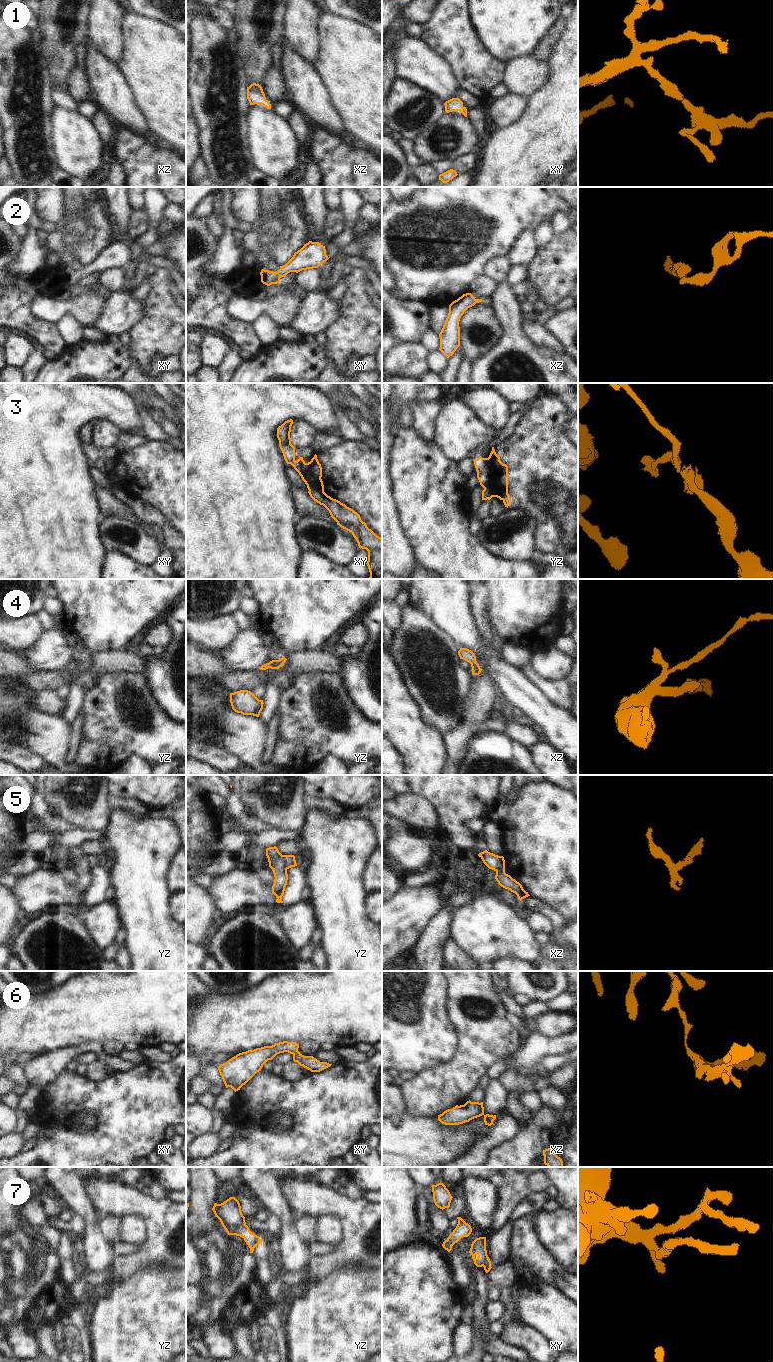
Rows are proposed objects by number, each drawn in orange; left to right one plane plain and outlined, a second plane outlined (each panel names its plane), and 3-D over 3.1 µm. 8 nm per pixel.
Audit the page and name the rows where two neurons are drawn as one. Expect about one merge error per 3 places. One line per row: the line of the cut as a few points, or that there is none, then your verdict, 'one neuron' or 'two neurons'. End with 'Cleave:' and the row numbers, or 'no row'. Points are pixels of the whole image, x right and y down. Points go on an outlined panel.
1: no cut | one neuron
2: no cut | one neuron
3: xy (309, 489), (323, 491) | two neurons
4: no cut | one neuron
5: yz (283, 855), (287, 868) | two neurons
6: no cut | one neuron
7: no cut | one neuron
Cleave: 3, 5

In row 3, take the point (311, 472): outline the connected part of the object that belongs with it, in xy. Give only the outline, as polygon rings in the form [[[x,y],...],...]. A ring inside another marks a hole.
[[[293,420],[285,421],[277,428],[277,438],[279,440],[279,447],[283,453],[287,464],[291,464],[299,473],[302,480],[307,485],[308,490],[324,491],[322,477],[322,467],[317,459],[317,455],[306,463],[303,457],[295,460],[295,447],[291,444],[290,432]]]

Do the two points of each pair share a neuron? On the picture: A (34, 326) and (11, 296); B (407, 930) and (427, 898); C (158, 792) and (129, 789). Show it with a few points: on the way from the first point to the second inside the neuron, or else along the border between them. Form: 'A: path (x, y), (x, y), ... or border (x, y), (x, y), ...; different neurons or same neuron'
A: path (27, 319), (15, 307), (15, 303); same neuron
B: path (407, 922), (407, 918), (419, 906); same neuron
C: path (151, 789), (136, 789); same neuron

